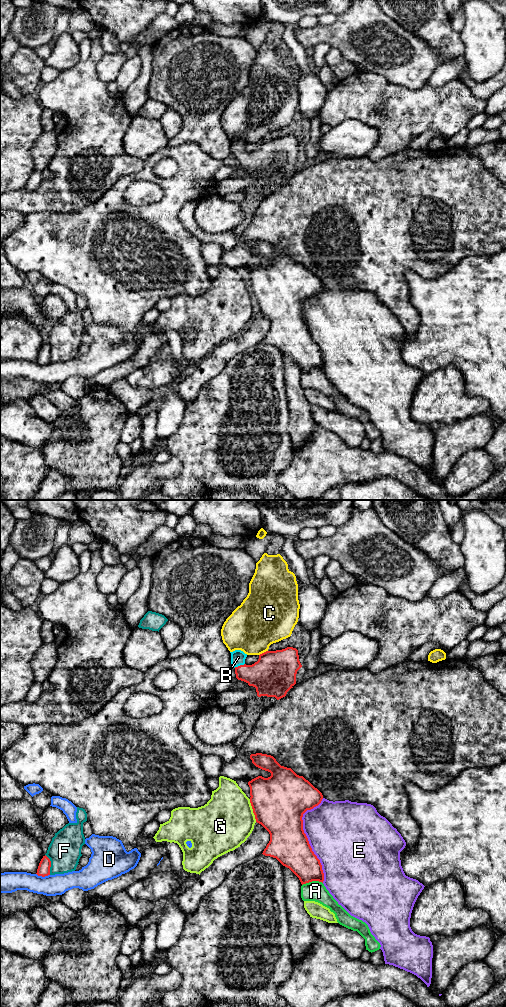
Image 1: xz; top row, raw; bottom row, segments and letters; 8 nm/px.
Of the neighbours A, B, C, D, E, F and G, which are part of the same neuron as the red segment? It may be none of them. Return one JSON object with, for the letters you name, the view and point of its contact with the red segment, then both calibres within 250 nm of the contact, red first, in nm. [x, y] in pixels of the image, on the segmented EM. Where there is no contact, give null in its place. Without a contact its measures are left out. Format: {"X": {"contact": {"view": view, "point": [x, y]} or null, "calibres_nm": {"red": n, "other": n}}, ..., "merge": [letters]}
{"B": {"contact": {"view": "xz", "point": [240, 665]}, "calibres_nm": {"red": 300, "other": 120}}, "merge": ["B"]}

